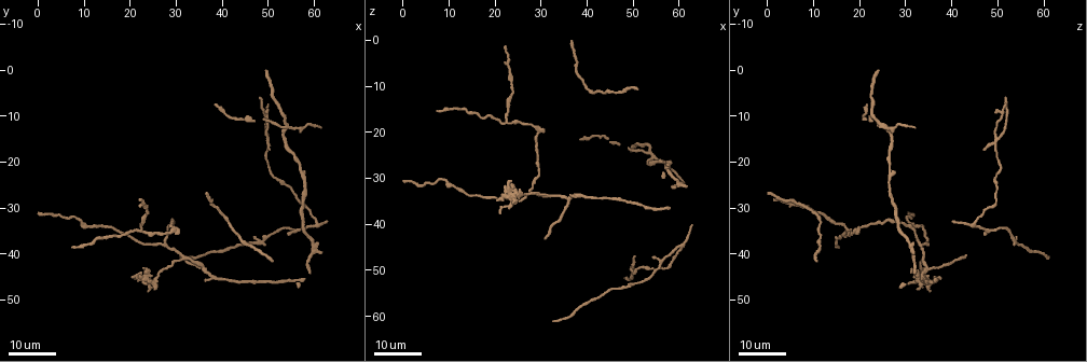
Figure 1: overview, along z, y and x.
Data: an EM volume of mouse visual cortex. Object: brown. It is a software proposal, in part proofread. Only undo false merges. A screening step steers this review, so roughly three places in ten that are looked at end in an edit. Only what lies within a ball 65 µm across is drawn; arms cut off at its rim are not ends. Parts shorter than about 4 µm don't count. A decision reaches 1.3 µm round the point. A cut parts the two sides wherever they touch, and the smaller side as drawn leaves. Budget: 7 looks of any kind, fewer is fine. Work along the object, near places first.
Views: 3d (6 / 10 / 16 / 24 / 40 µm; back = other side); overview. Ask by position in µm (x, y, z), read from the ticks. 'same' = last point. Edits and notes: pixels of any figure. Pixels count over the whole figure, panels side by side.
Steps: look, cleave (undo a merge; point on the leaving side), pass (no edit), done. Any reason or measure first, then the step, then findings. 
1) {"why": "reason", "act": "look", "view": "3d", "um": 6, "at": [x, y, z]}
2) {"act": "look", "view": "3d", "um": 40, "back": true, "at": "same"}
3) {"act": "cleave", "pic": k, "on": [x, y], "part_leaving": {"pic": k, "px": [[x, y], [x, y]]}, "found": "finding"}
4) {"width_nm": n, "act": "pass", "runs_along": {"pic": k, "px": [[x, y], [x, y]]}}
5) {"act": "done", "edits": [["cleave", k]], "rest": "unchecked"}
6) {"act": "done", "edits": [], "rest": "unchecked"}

{"why": "three arms meet", "act": "look", "view": "3d", "um": 16, "at": [29.5, 35.0, 19.0]}

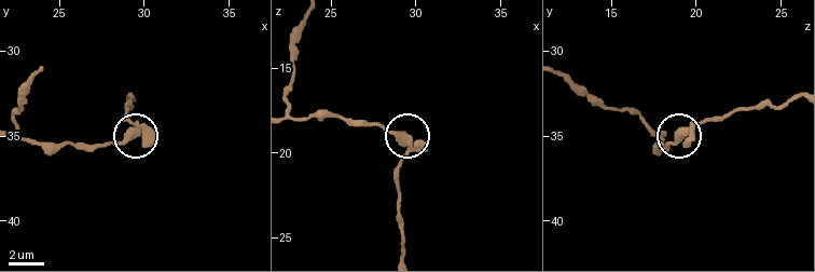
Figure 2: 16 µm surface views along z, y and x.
{"act": "look", "view": "3d", "um": 6, "at": [29.6, 35.0, 19.1]}

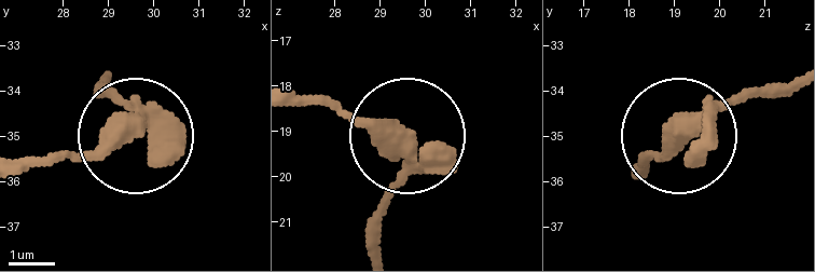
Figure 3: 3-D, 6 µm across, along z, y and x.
{"act": "cleave", "pic": 3, "on": [91, 153], "part_leaving": {"pic": 3, "px": [[136, 116], [94, 147], [24, 162]]}, "found": "two neurons meet here"}

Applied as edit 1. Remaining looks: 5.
{"why": "three arms meet", "act": "look", "view": "3d", "um": 24, "at": [27.5, 38.0, 33.0]}

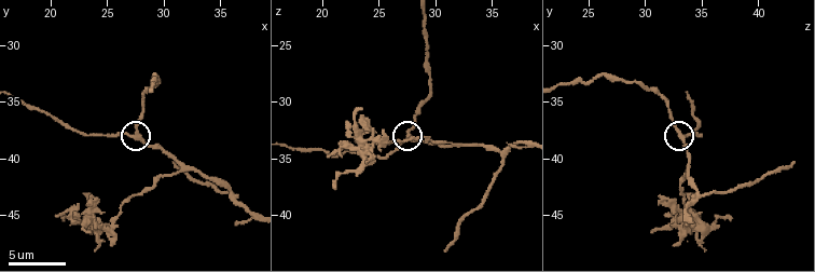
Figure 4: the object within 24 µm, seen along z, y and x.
{"act": "look", "view": "3d", "um": 6, "at": [27.6, 38.2, 33.2]}

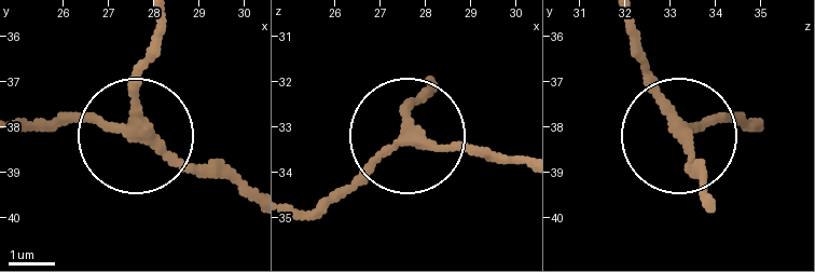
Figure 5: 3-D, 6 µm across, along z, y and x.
{"side_arm_um": 34, "act": "pass", "runs_along": {"pic": 5, "px": [[705, 203], [686, 133], [760, 121]]}, "found": "all the same neuron"}

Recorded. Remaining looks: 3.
{"why": "arms part here", "act": "look", "view": "3d", "um": 10, "at": [31.6, 40.8, 33.8]}

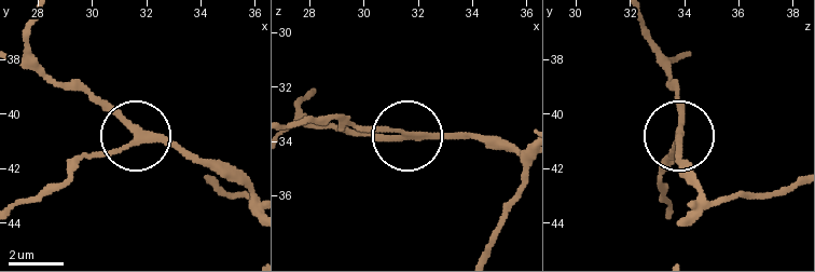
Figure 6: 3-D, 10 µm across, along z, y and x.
{"act": "pass", "runs_along": {"pic": 6, "px": [[250, 195], [167, 145], [139, 137], [91, 157], [72, 173]]}, "found": "continuous, no second neuron"}

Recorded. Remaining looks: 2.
{"act": "done", "edits": [["cleave", 3]], "rest": "unchecked"}

